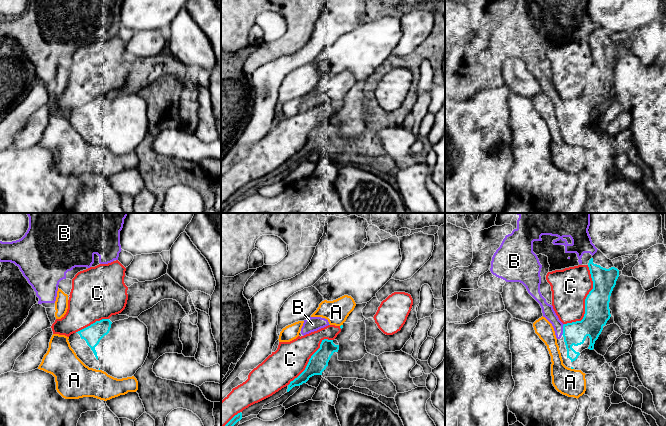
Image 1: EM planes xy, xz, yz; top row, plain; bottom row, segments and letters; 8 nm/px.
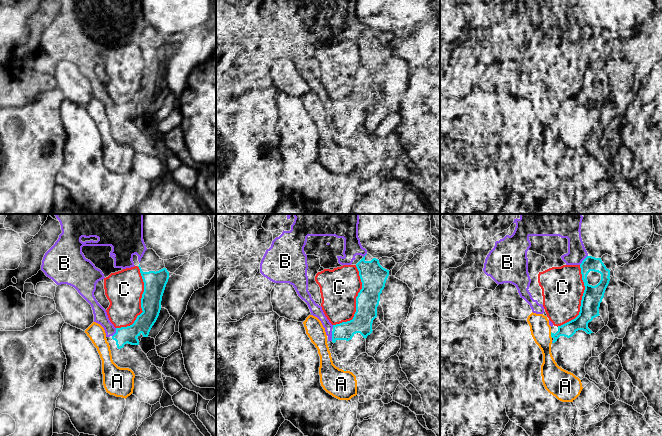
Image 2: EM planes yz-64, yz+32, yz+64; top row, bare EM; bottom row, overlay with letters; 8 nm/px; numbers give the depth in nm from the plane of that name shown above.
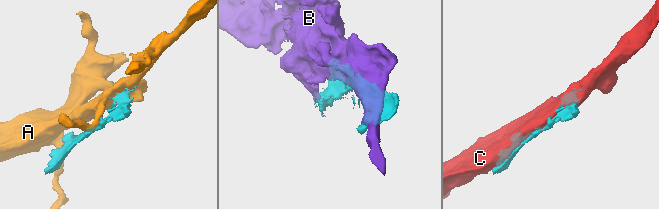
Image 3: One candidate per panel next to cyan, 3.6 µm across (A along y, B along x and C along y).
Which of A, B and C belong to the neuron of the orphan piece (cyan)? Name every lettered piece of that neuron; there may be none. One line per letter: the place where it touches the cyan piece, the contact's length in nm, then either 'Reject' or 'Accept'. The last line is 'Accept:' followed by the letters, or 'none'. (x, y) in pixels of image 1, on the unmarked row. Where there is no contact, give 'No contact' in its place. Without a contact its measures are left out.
A: Touches cyan at yz (572, 144). Shared border 30 nm. Reject
B: Touches cyan at yz (563, 105). Shared border 90 nm. Reject
C: Touches cyan at yz (585, 77). Shared border 500 nm. Reject
Accept: none

